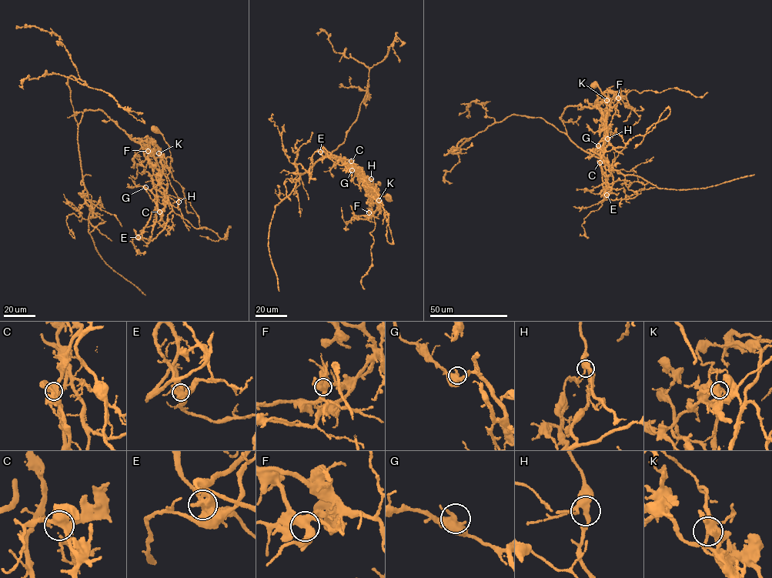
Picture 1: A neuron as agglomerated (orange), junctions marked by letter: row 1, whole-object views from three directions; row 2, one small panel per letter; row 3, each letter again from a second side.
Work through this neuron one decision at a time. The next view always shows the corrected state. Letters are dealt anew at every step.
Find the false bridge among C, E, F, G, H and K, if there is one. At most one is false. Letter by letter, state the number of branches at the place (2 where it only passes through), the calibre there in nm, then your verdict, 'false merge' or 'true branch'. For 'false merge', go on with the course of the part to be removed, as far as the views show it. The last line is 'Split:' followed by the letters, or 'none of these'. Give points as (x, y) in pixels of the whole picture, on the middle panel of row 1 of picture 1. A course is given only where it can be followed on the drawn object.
C: 4 | 440 nm | true branch
E: 4 | 400 nm | false merge | (320, 152), (360, 167), (372, 193), (373, 243), (372, 266), (362, 278), (365, 289)
F: 4 | 480 nm | true branch
G: 4 | 440 nm | true branch
H: 4 | 380 nm | true branch
K: 4 | 440 nm | true branch
Split: E

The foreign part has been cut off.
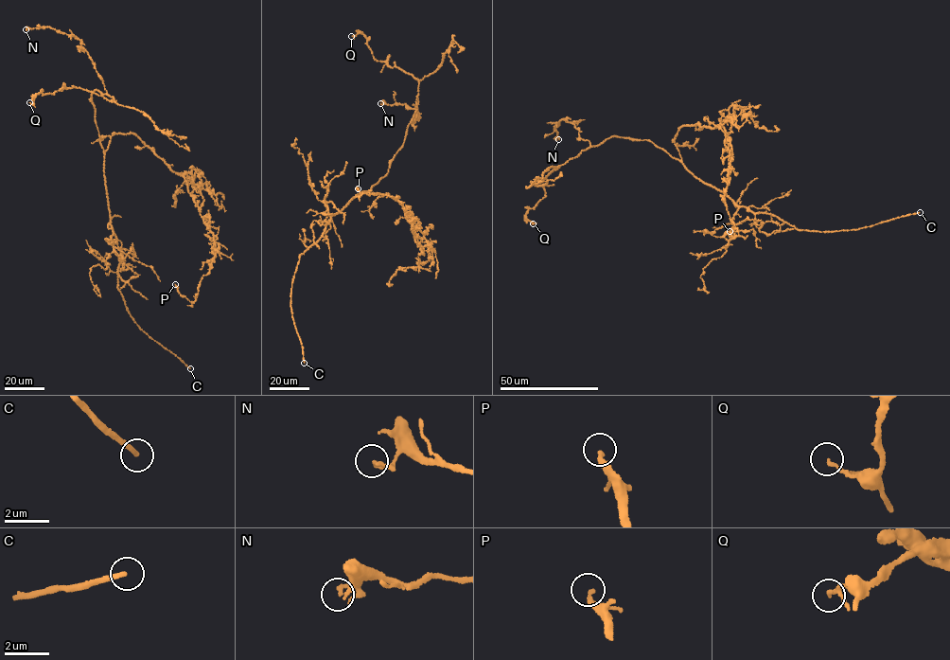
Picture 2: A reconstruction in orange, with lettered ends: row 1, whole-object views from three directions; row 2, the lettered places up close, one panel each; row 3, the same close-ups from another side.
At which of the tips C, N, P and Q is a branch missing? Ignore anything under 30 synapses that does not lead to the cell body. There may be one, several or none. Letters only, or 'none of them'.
C

